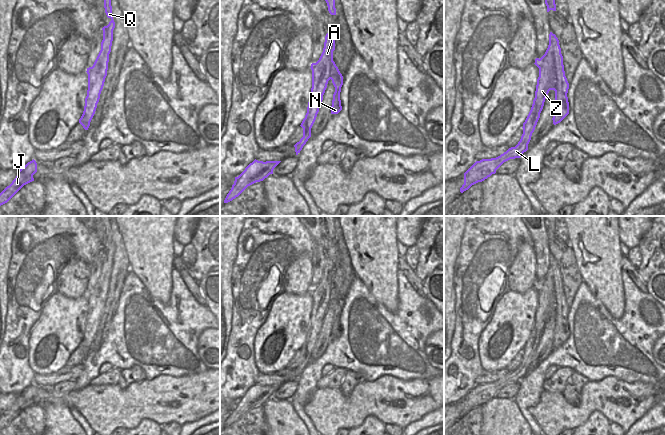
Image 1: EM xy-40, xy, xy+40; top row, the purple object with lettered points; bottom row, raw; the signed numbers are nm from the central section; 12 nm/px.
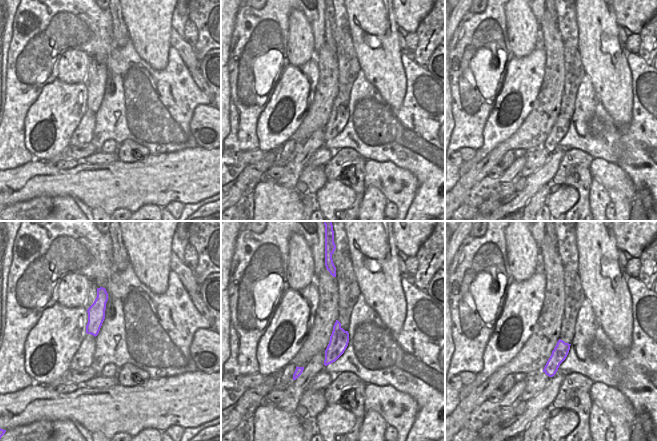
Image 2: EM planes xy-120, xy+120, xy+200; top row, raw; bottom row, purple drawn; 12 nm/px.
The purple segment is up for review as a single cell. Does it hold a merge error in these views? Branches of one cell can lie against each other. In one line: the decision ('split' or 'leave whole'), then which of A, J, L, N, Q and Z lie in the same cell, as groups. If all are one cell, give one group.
split | A J L Q Z / N

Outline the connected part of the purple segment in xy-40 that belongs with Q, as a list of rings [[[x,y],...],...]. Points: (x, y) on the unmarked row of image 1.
[[[97,216],[104,224],[105,237],[111,243],[107,250],[102,252],[103,264],[101,266],[101,274],[92,291],[87,292],[88,298],[88,314],[85,322],[84,335],[79,343],[79,347],[85,354],[88,354],[90,346],[95,338],[100,318],[104,310],[107,300],[109,278],[113,265],[113,254],[115,246],[112,241],[111,218],[110,216]]]

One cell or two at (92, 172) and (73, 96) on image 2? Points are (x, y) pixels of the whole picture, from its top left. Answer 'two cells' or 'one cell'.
two cells

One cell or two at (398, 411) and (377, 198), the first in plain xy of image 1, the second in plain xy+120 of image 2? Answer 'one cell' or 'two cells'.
two cells

